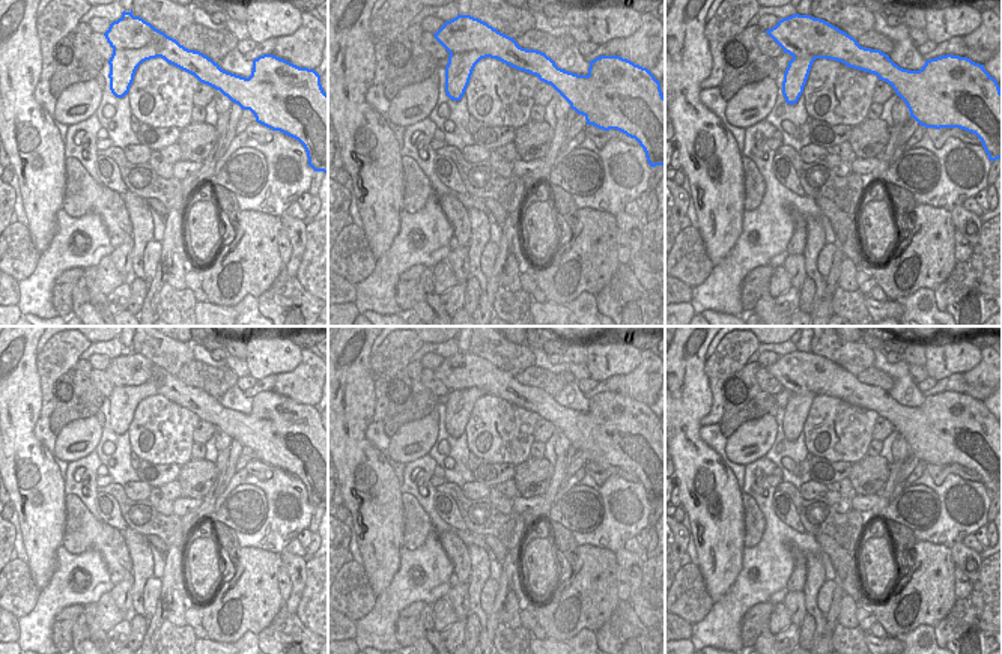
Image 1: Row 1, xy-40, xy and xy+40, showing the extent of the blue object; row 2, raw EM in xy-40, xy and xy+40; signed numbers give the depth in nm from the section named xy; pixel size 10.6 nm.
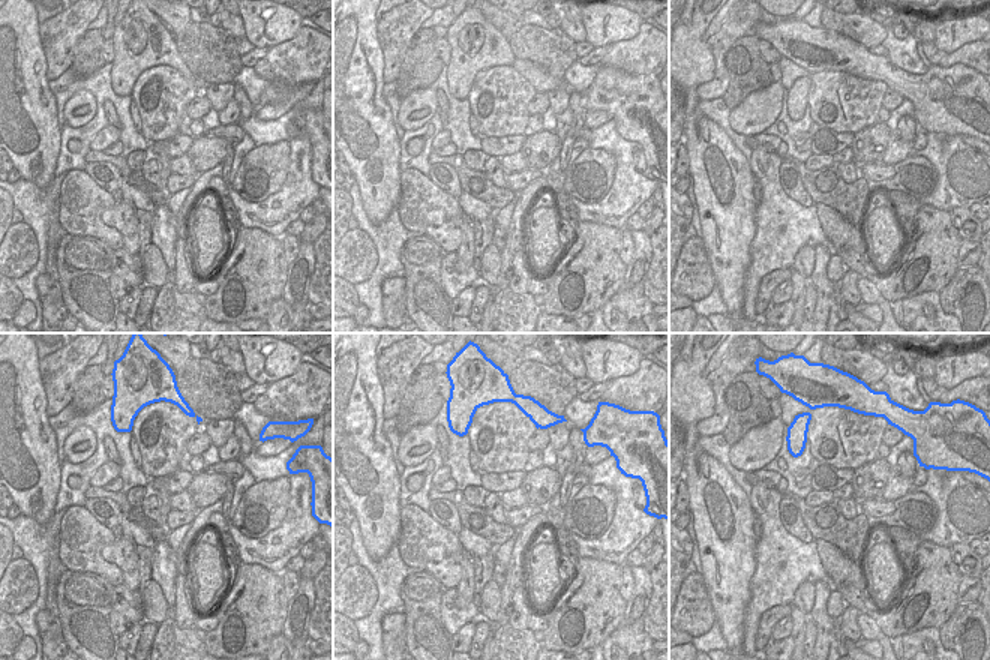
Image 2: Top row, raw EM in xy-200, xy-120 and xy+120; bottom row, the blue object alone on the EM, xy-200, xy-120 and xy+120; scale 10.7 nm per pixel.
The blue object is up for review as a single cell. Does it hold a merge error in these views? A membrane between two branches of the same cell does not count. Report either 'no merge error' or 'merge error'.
merge error

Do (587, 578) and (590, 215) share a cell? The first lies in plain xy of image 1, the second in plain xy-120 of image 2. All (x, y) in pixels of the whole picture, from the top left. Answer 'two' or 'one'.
two

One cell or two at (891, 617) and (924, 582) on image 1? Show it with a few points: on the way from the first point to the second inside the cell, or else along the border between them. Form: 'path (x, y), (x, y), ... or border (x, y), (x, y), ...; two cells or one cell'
path (903, 623), (916, 611), (923, 596); one cell

